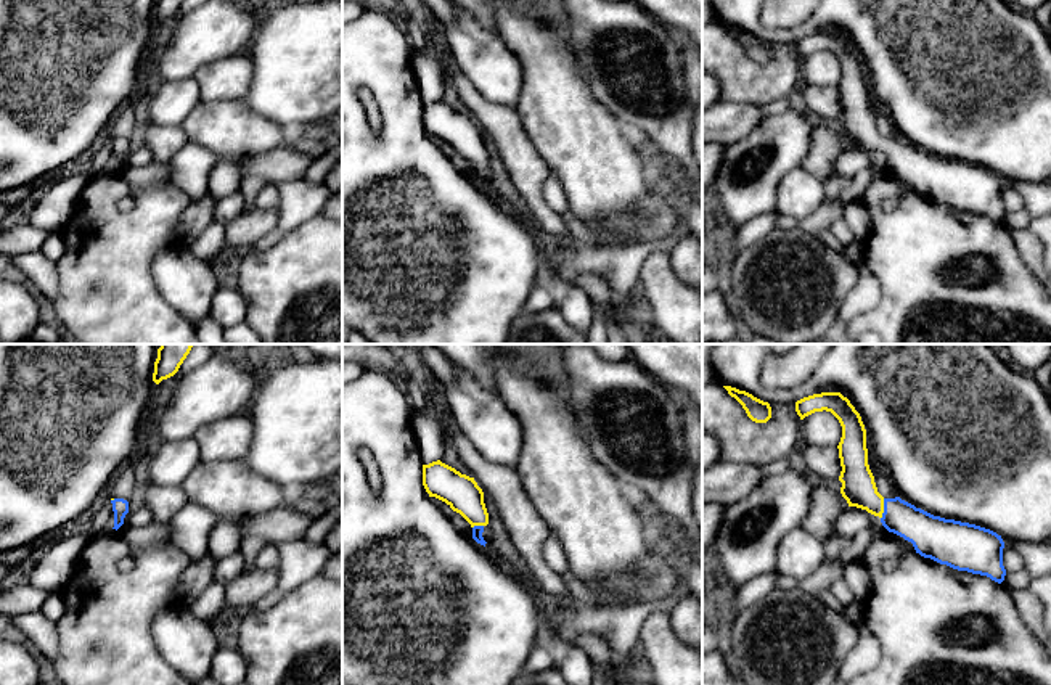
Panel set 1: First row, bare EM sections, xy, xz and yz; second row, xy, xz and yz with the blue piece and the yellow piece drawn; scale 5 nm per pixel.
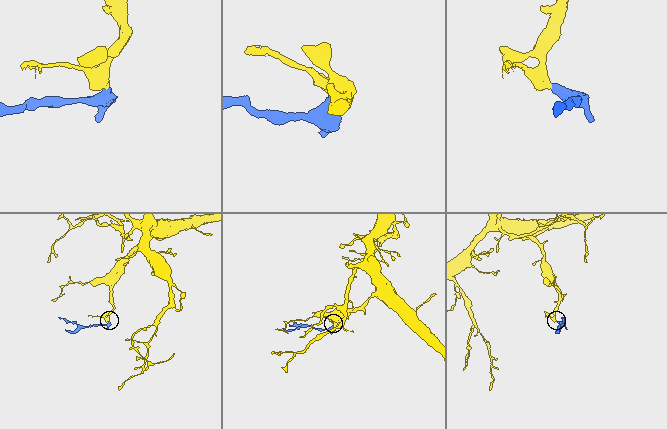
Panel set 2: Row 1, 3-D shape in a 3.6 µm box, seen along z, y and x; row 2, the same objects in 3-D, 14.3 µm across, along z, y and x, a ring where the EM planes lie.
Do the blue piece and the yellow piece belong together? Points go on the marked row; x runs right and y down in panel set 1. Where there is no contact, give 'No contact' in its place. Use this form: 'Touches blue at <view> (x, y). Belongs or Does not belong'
Touches blue at yz (884, 508). Belongs

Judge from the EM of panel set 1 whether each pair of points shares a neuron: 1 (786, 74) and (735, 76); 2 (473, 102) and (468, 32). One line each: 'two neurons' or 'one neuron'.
1: one neuron
2: two neurons

